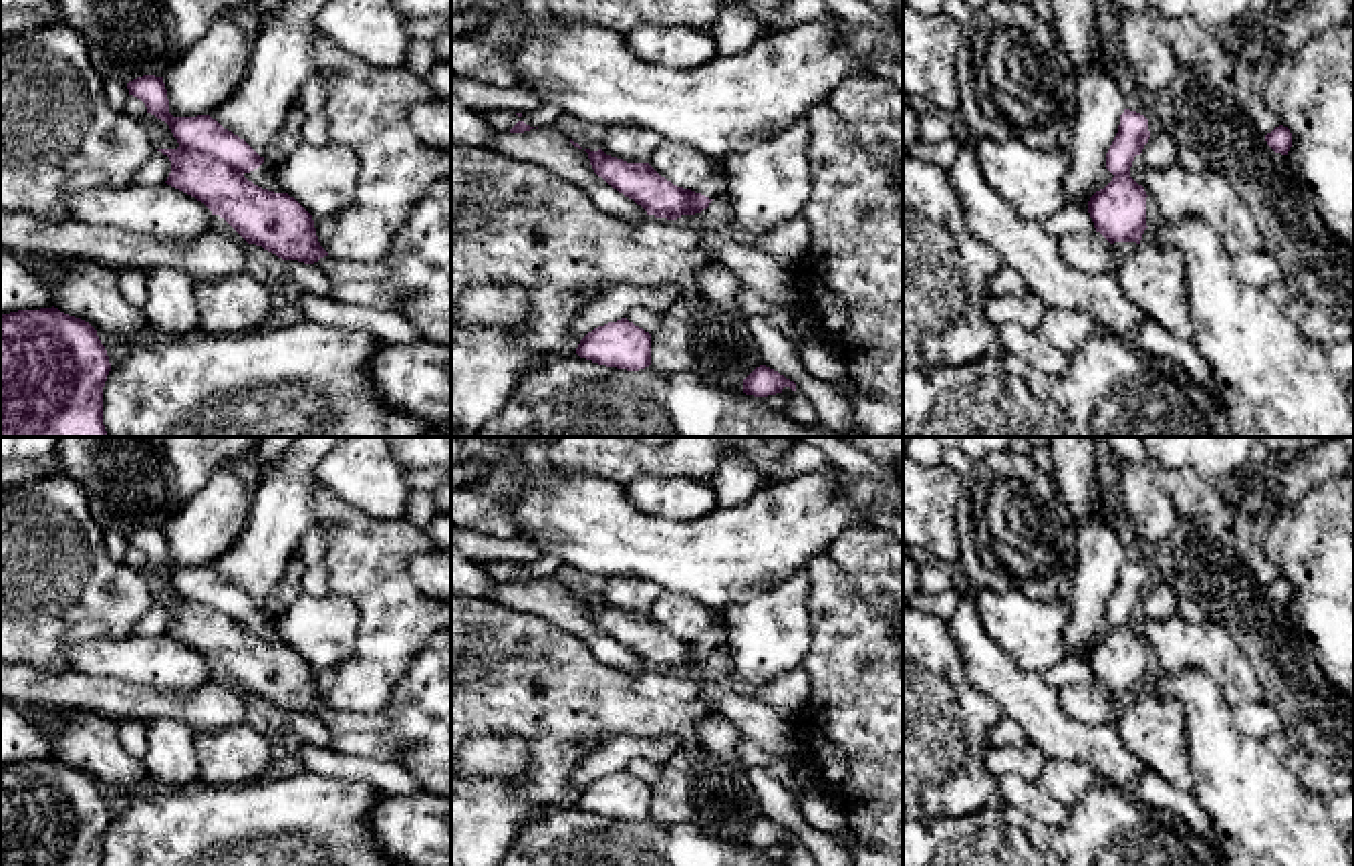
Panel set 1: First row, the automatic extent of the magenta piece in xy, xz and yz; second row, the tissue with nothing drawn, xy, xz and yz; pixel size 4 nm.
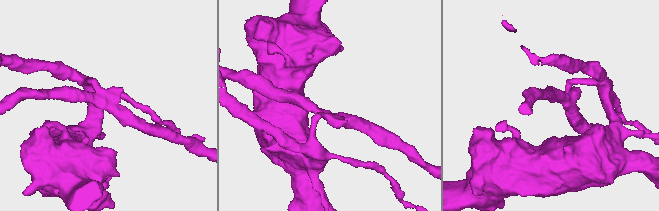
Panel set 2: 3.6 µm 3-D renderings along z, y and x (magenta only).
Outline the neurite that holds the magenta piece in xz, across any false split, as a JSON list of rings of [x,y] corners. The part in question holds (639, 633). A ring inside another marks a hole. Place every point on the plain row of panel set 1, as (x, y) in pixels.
[[[602,600],[588,604],[590,616],[613,640],[641,657],[647,667],[677,671],[695,667],[727,640],[727,622],[715,616],[713,626],[697,640],[683,640],[661,628],[649,614],[627,614]]]

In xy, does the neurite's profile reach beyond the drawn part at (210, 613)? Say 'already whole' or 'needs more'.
needs more

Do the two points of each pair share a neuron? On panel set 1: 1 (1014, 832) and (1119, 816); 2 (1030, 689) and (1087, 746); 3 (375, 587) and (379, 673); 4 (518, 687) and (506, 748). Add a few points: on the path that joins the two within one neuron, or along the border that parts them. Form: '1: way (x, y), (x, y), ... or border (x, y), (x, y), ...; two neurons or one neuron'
1: way (1040, 842), (1093, 842); one neuron
2: way (1038, 705), (1070, 738); one neuron
3: way (379, 609), (379, 651); one neuron
4: border (472, 738), (518, 736), (526, 750), (528, 774); two neurons

